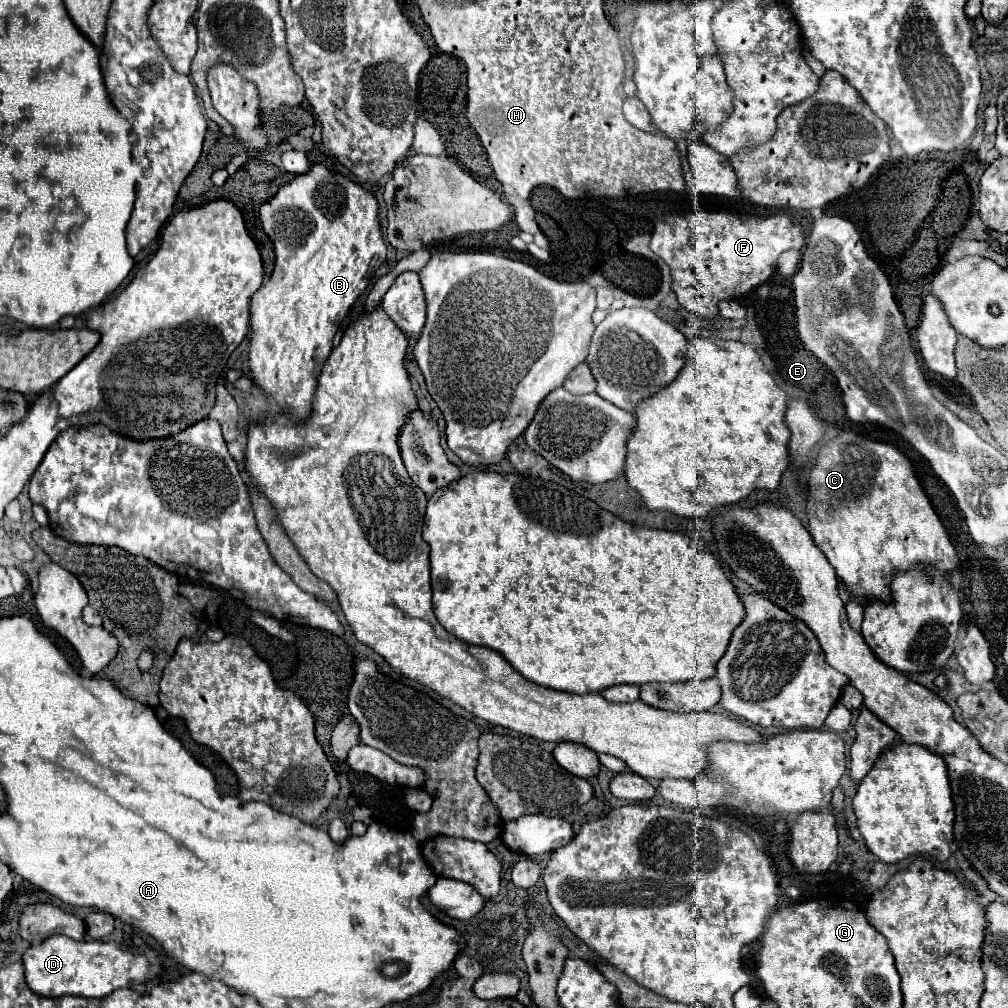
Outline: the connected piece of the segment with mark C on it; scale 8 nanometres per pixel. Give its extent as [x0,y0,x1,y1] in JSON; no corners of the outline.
[805,430,959,600]

